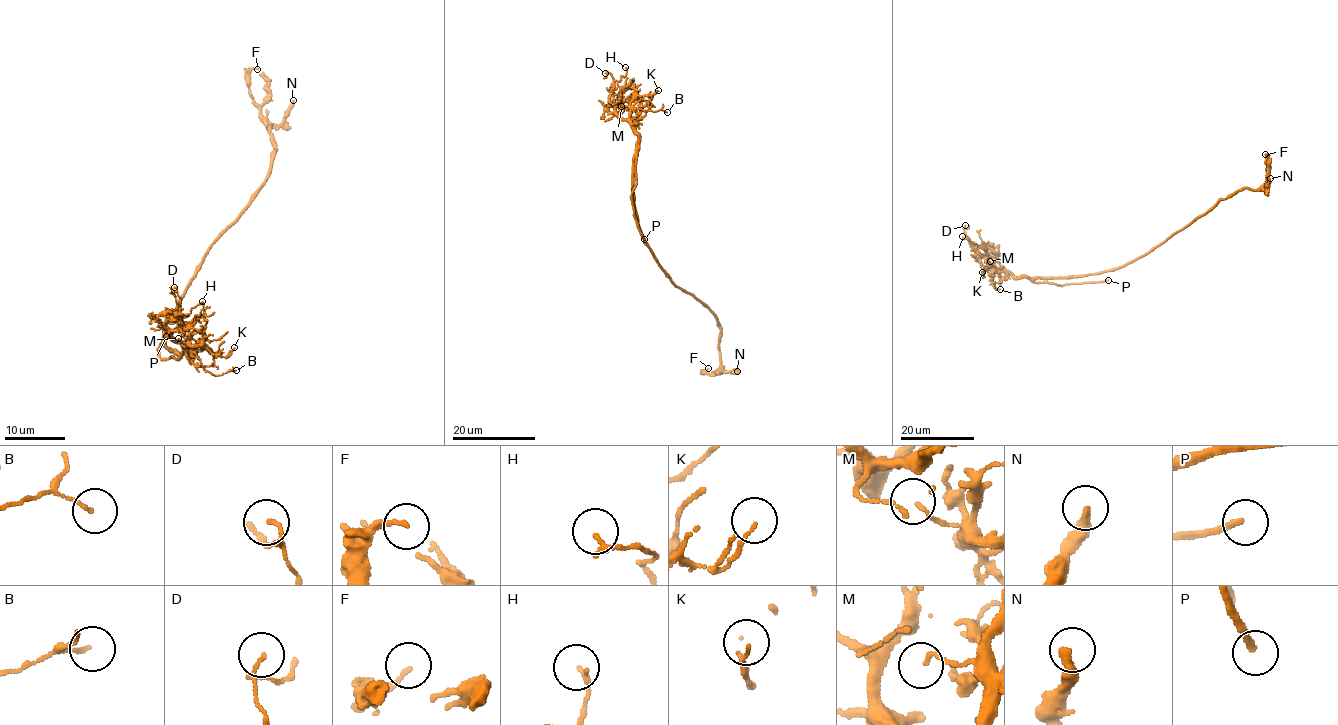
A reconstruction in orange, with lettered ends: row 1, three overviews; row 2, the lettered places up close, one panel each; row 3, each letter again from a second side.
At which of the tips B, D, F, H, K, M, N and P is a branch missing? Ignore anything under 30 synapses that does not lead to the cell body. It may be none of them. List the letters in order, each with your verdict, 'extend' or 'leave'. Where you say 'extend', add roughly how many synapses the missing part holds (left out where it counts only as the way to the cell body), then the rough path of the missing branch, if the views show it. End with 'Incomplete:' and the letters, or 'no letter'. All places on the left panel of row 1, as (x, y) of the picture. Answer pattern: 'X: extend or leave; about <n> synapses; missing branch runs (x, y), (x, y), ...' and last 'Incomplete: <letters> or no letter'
B: leave
D: leave
F: leave
H: leave
K: leave
M: leave
N: leave
P: extend; missing branch runs (166, 336), (201, 280), (275, 196), (279, 173), (266, 169), (277, 177), (270, 181), (273, 170)
Incomplete: P

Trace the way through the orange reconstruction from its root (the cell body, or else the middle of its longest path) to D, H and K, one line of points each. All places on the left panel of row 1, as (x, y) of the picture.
D: (183, 295), (164, 329), (163, 341), (176, 354), (190, 355), (164, 325), (179, 312), (181, 302), (174, 287)
H: (183, 295), (164, 329), (163, 341), (176, 354), (190, 355), (164, 323), (188, 313), (202, 301)
K: (183, 295), (164, 329), (165, 344), (176, 354), (190, 355), (185, 346), (207, 348), (223, 356), (234, 347)

